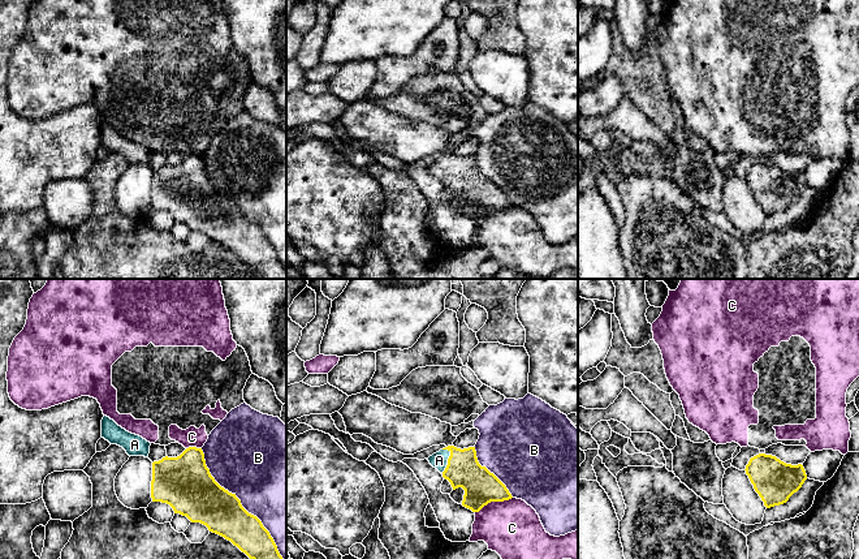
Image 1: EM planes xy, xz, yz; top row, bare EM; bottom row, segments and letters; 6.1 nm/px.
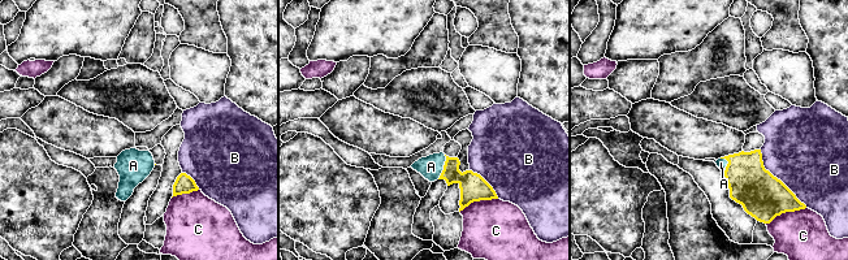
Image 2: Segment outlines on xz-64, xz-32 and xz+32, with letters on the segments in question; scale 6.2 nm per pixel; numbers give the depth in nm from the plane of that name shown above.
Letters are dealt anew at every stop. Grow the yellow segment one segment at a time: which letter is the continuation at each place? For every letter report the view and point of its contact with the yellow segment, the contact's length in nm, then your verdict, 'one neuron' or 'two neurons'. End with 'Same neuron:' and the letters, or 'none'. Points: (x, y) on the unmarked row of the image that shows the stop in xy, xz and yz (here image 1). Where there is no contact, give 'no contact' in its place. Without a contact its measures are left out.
A: xz (448, 170) | 160 nm | one neuron
B: xy (241, 213) | 900 nm | two neurons
C: xz (493, 209) | 260 nm | two neurons
Same neuron: A

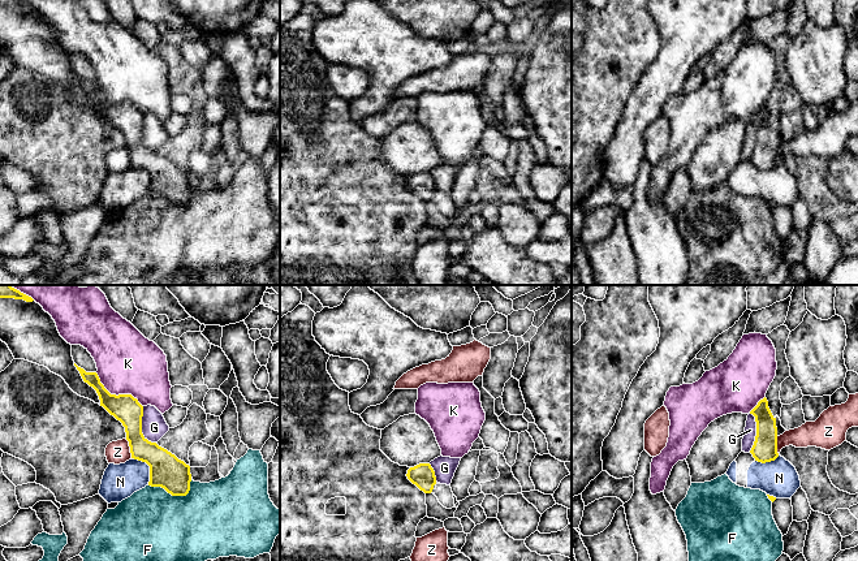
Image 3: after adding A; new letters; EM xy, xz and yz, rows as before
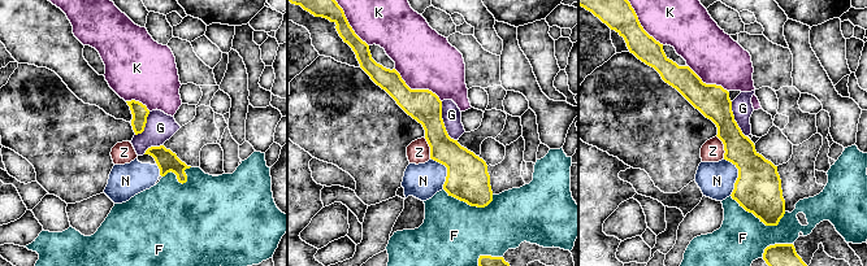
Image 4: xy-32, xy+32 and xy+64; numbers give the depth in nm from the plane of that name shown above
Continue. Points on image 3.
F: xy (175, 203) | 280 nm | two neurons
G: xy (141, 136) | 240 nm | two neurons
K: xy (119, 103) | 360 nm | two neurons
N: xy (150, 177) | 190 nm | two neurons
Z: xy (130, 156) | 130 nm | two neurons
Same neuron: none

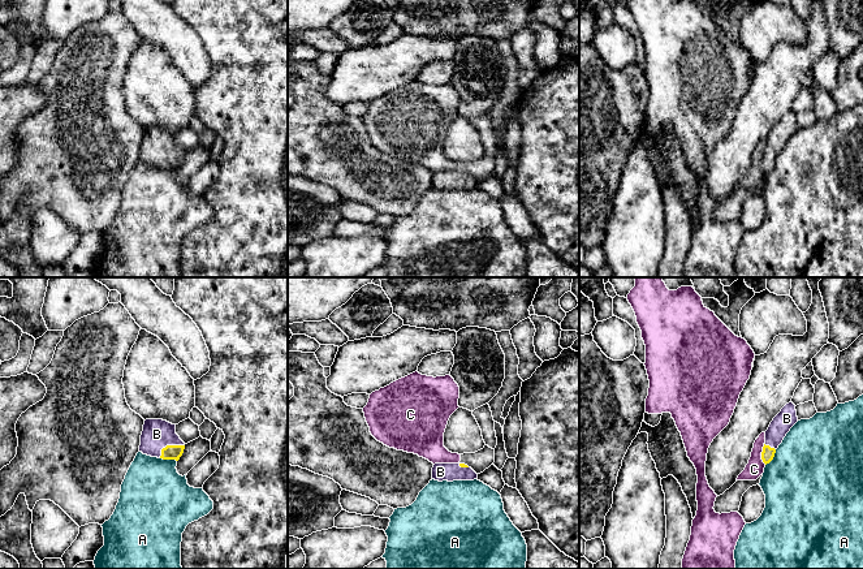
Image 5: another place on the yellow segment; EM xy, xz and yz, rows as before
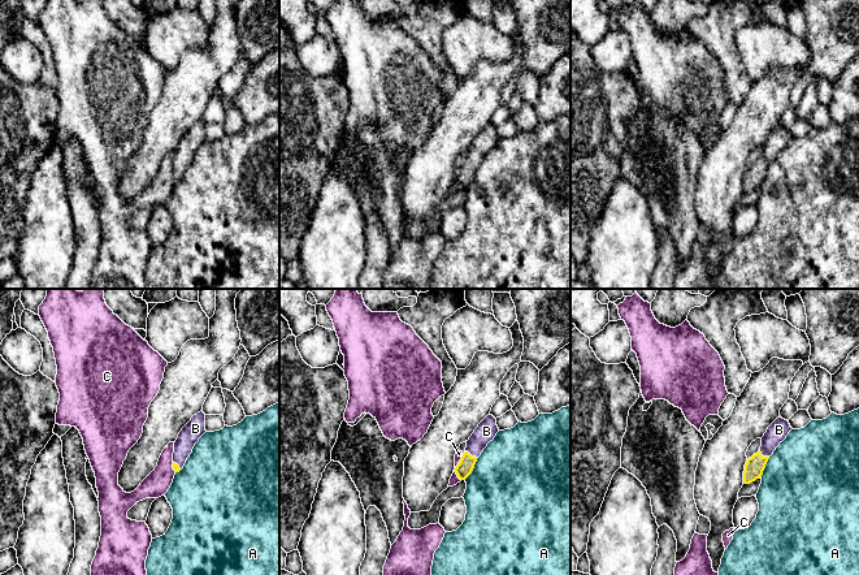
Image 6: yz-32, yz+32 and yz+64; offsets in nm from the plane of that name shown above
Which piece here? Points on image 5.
A: yz (772, 166) | 120 nm | two neurons
B: xy (168, 154) | 180 nm | one neuron
C: yz (762, 163) | 130 nm | two neurons
Same neuron: B

